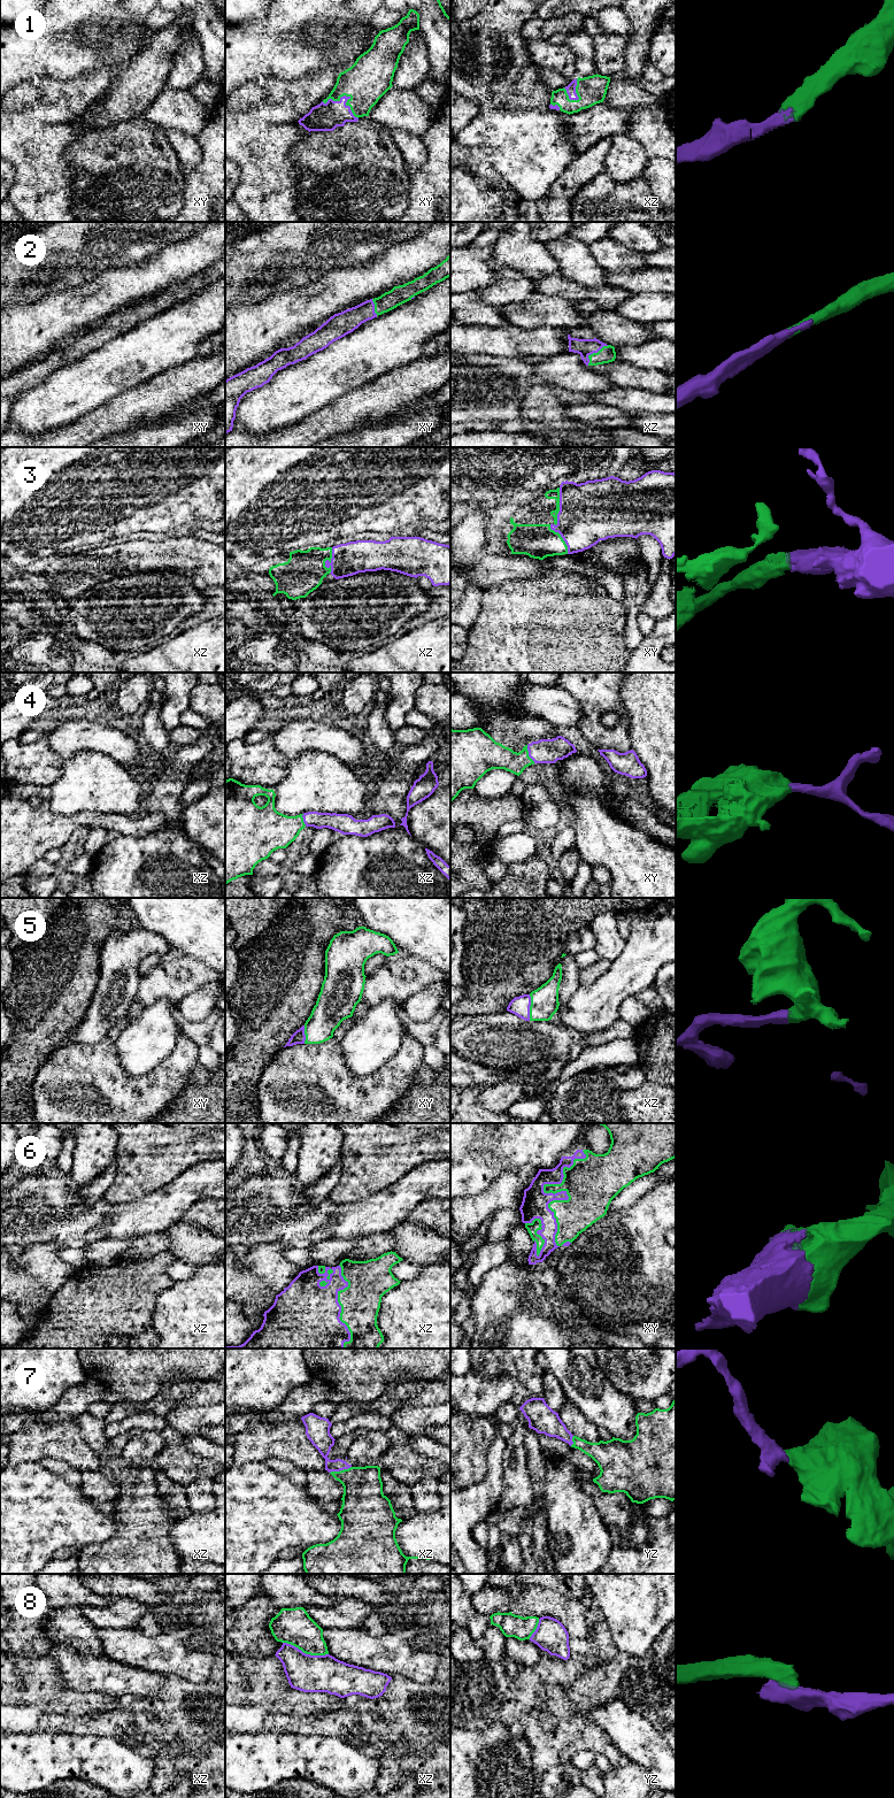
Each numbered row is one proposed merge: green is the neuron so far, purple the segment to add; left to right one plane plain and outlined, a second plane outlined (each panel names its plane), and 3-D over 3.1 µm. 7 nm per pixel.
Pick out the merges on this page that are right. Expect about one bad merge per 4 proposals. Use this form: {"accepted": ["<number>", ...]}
{"accepted": ["1", "2", "3", "4", "5", "6", "7"]}

